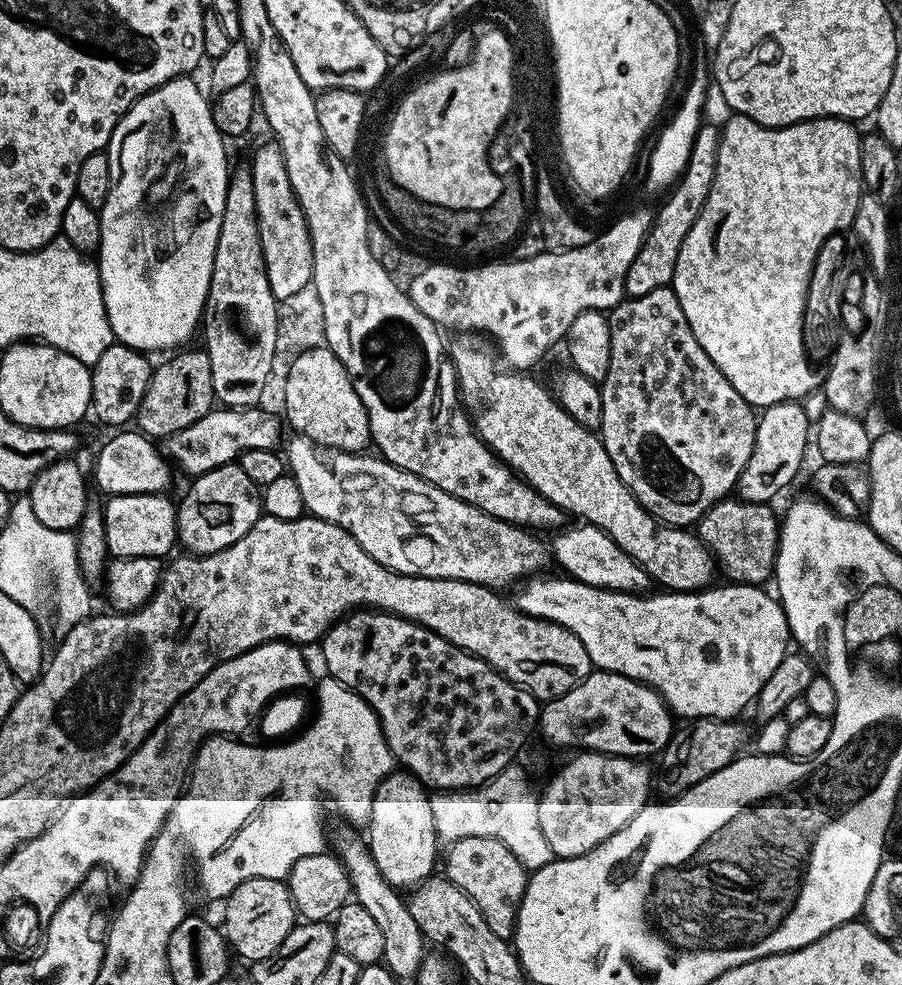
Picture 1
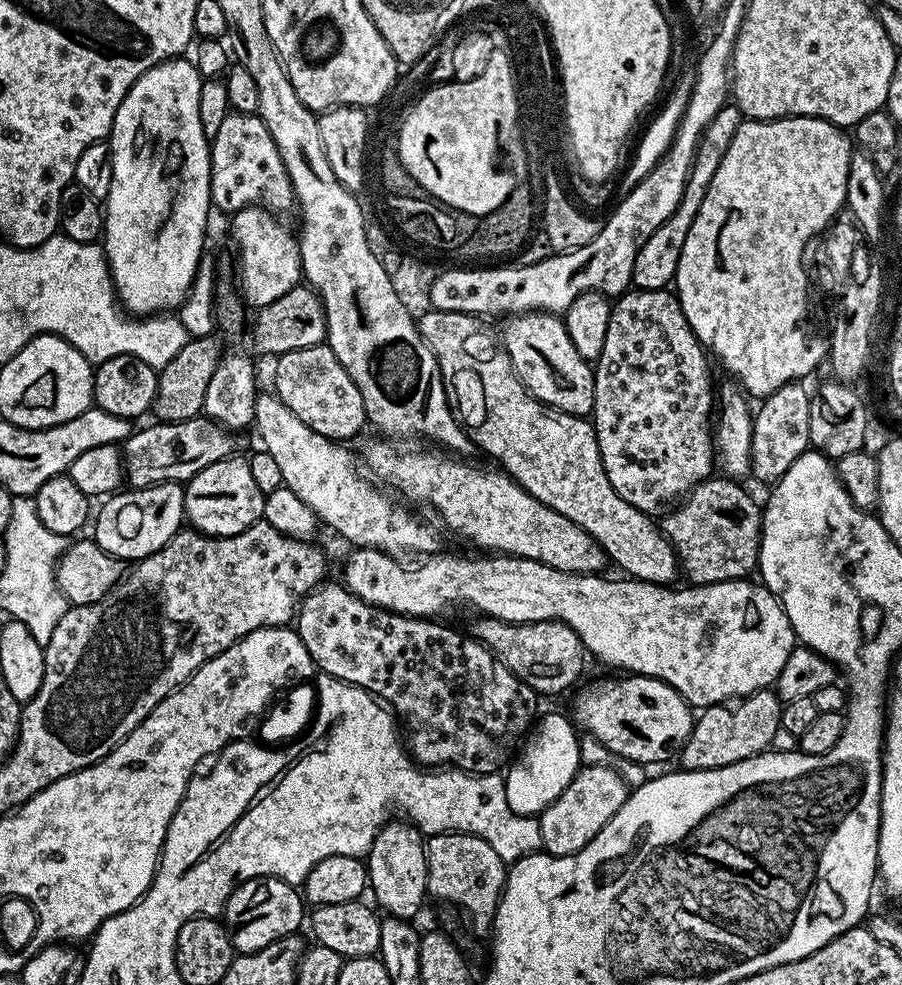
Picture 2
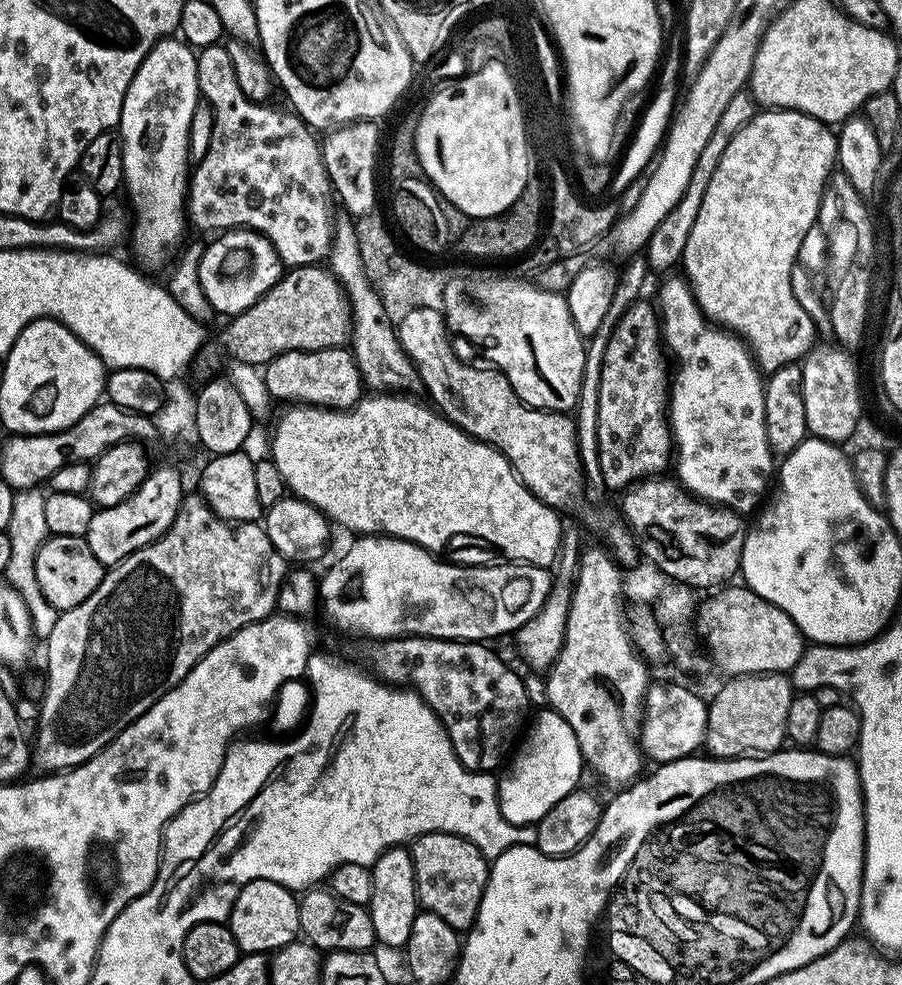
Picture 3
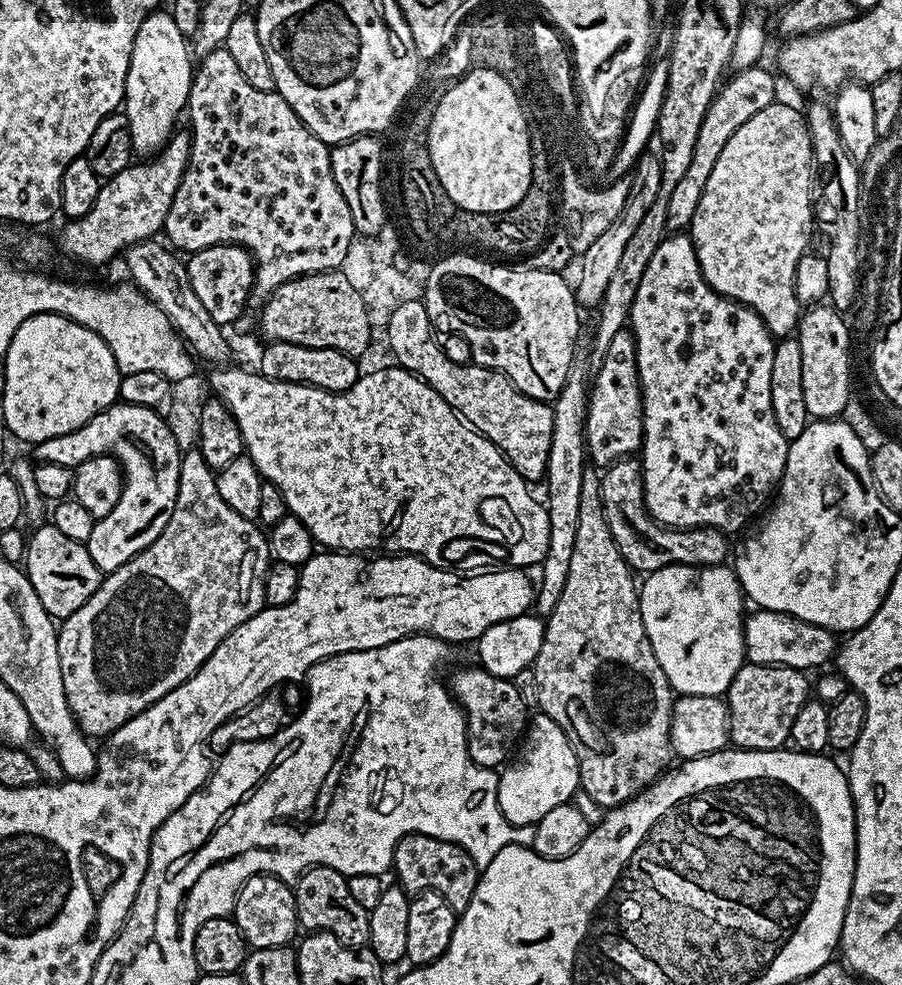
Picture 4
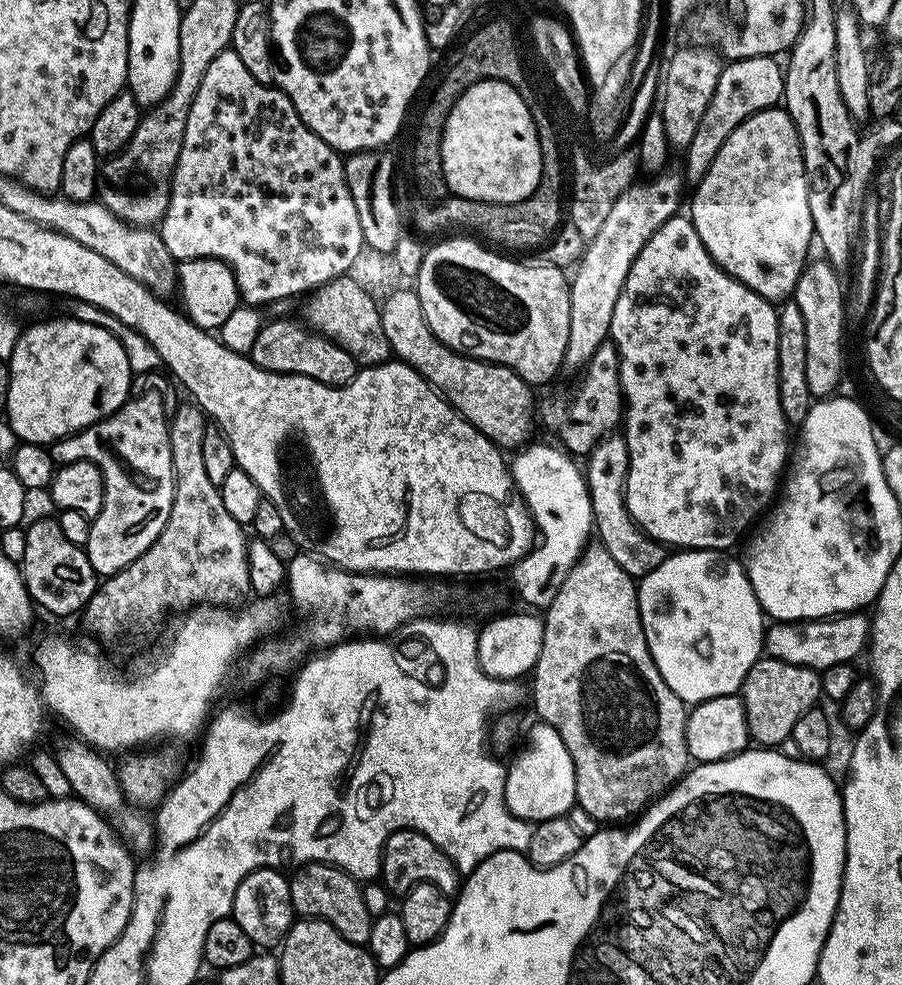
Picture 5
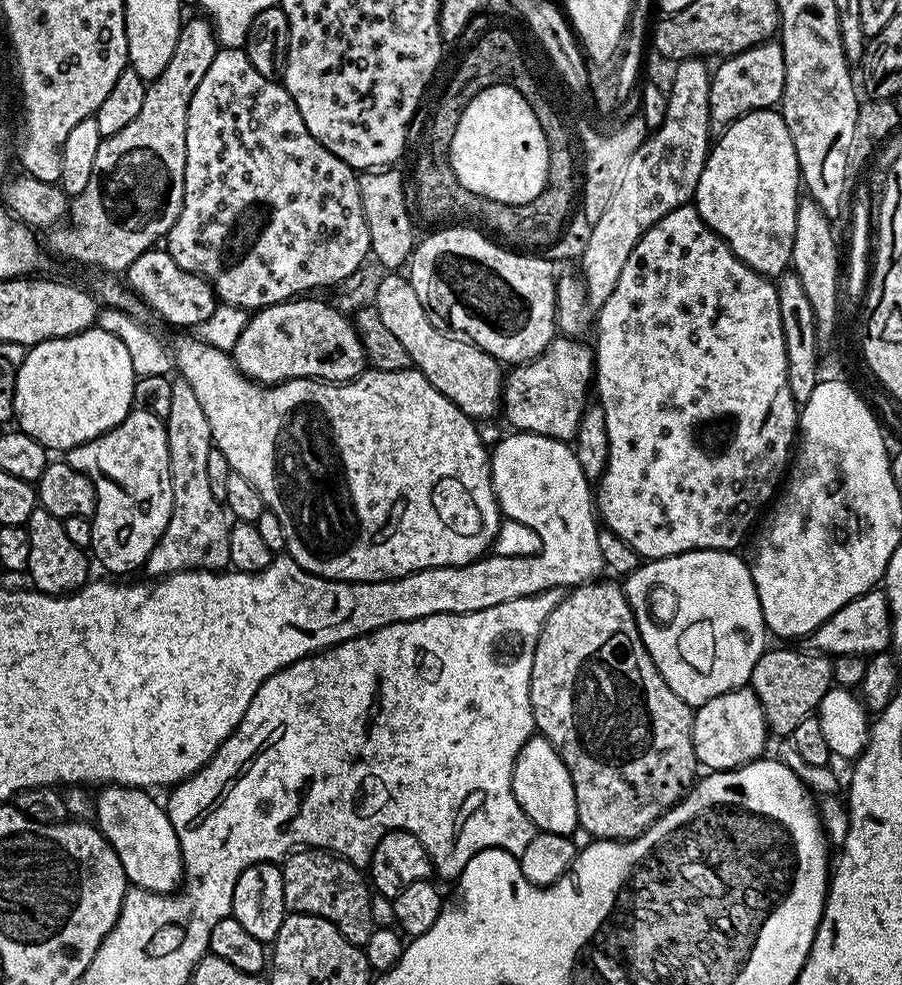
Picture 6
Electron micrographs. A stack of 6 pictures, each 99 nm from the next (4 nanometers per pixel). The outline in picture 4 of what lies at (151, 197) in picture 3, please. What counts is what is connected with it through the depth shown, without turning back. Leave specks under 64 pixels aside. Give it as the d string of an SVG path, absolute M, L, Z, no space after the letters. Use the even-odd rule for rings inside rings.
M171 11L151 12L142 22L142 26L138 26L138 34L134 38L134 50L130 54L130 66L124 83L122 111L130 126L133 153L140 155L141 152L144 155L141 157L148 158L159 152L168 143L172 133L177 131L176 119L179 116L181 119L182 113L187 109L193 75L194 56L190 51L189 41L182 34L182 30L178 30Z

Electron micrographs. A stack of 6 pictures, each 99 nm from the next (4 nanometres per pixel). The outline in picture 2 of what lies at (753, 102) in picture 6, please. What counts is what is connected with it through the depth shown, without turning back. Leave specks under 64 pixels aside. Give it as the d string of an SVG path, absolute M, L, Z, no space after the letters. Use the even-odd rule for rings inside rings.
M726 106L716 115L714 122L710 122L710 126L706 126L706 130L700 135L700 145L688 175L686 190L682 194L682 202L678 202L674 214L670 214L670 218L666 218L666 222L662 222L662 226L658 226L658 230L654 230L654 234L650 234L650 238L646 238L642 250L638 250L638 258L634 258L632 284L637 289L668 288L675 281L678 258L682 258L682 246L686 246L686 234L690 234L690 226L698 214L698 209L702 206L702 198L706 198L706 190L710 190L710 178L714 178L714 174L718 170L718 162L722 162L722 158L730 146L732 136L736 133L737 123L737 109Z

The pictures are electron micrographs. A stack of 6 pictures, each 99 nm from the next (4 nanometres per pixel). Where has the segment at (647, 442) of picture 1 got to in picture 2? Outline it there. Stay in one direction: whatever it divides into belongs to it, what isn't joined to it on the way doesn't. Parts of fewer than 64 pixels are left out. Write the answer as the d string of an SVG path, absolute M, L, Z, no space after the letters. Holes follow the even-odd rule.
M668 288L629 290L611 305L605 346L602 348L600 356L594 361L596 381L594 382L594 406L592 407L590 419L596 430L598 450L602 454L602 466L606 470L606 478L610 478L610 486L614 486L617 494L622 498L626 498L626 502L630 502L630 506L634 506L640 512L656 514L660 504L666 503L667 500L676 502L687 497L688 493L697 484L703 484L705 480L713 475L714 442L711 429L708 430L708 423L711 420L713 423L714 420L714 384L712 388L712 372L708 369L708 360L710 361L709 353L692 332L692 327L686 322L686 314L682 314L680 299L676 297L675 291Z

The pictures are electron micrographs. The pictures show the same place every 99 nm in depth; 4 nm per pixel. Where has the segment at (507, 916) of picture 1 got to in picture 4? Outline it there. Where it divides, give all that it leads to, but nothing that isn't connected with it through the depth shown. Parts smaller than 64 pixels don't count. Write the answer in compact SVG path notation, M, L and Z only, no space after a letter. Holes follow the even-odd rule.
M417 832L401 838L392 851L391 871L396 872L399 887L409 894L434 891L442 894L446 902L458 914L470 906L470 898L474 898L474 886L478 879L478 869L474 858L462 850L462 846L451 844L438 838L423 836Z

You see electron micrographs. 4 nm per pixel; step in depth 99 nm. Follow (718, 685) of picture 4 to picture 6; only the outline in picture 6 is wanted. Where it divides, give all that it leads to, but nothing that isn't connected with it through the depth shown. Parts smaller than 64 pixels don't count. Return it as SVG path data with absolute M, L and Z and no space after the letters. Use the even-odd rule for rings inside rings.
M700 548L696 552L683 552L682 554L667 556L661 560L648 560L641 563L640 567L635 568L632 572L627 573L625 580L628 581L623 581L622 584L624 596L630 602L632 613L636 619L638 634L642 638L654 666L658 666L666 686L670 686L670 690L674 690L674 694L678 694L678 698L682 698L682 702L692 705L693 709L701 708L710 698L718 698L718 694L726 694L732 688L745 687L751 681L752 671L758 662L758 658L766 651L764 615L762 614L762 606L758 602L758 590L754 586L752 570L745 557L743 560L742 557L736 555L740 554L732 550Z

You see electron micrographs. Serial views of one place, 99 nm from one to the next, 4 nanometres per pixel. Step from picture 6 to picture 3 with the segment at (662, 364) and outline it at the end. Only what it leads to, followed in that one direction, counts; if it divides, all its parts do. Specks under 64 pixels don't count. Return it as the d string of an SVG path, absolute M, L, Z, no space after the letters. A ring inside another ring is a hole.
M672 274L665 280L668 281L660 288L658 311L663 347L677 364L676 376L674 372L670 380L666 405L666 419L674 445L675 479L697 500L707 500L710 504L732 508L741 514L755 513L765 499L768 479L774 476L774 453L766 438L765 377L747 344L735 332L720 327L705 316L692 293L692 285L683 275Z

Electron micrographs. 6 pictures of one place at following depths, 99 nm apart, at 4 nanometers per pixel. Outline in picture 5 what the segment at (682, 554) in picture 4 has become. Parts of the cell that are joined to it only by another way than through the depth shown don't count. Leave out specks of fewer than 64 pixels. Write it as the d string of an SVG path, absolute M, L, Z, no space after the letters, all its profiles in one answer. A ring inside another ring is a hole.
M609 434L601 437L593 446L592 452L588 453L586 463L582 471L590 494L595 539L614 557L614 562L618 562L618 566L626 570L626 574L633 578L650 574L650 570L654 570L664 561L666 548L644 533L626 510L624 479L628 473L628 447L623 435Z

